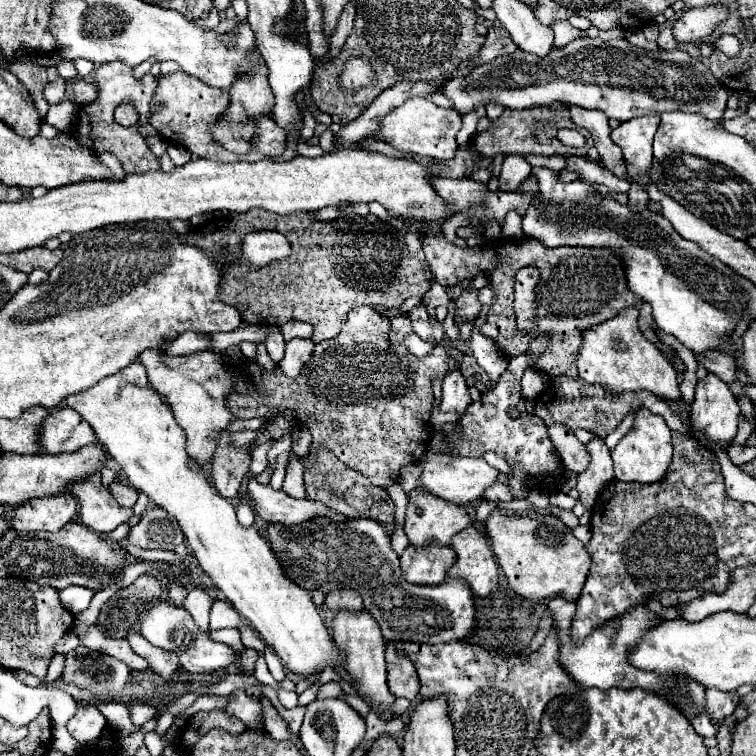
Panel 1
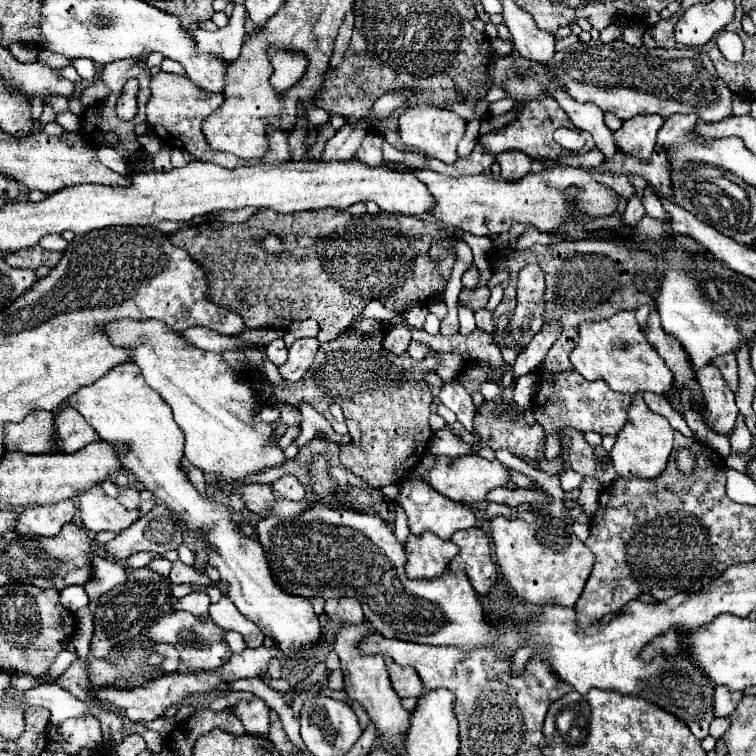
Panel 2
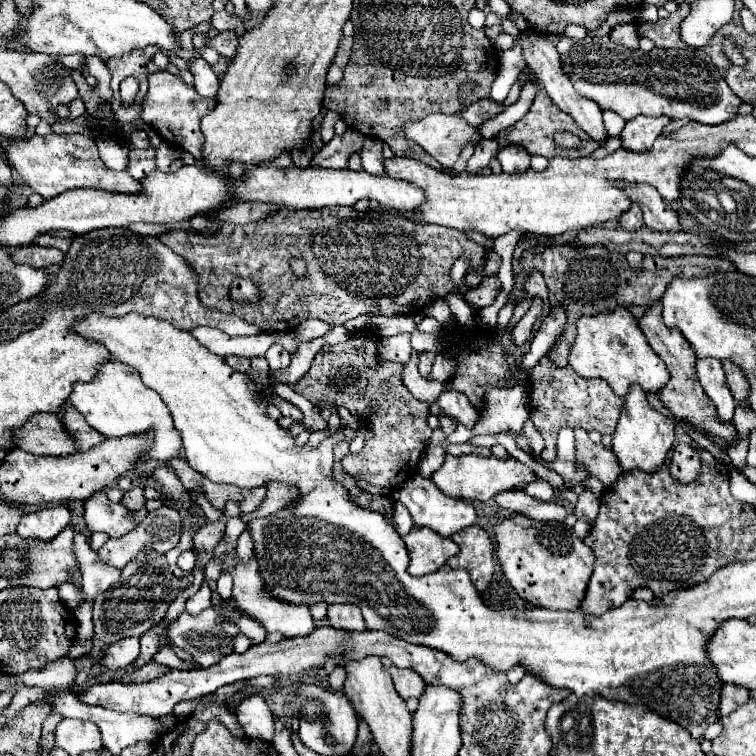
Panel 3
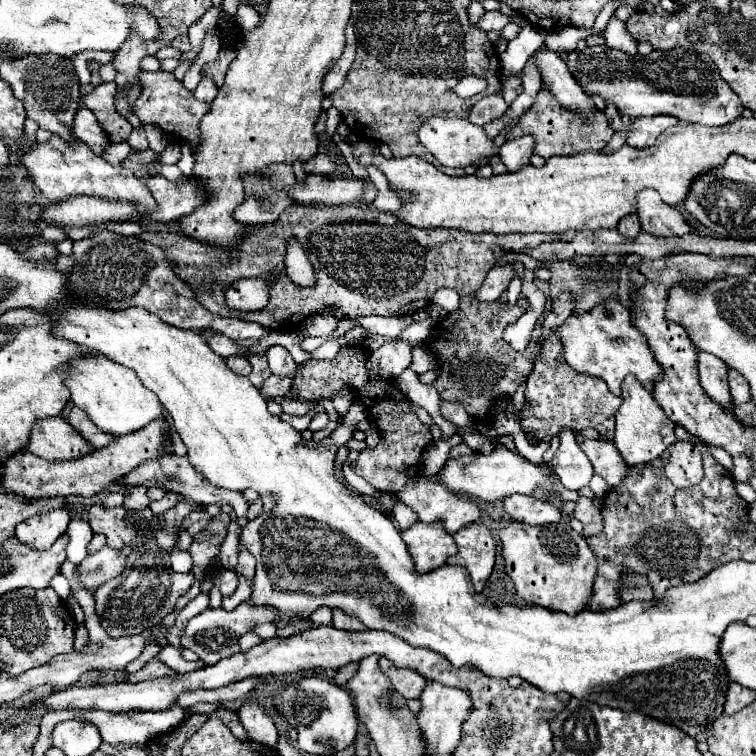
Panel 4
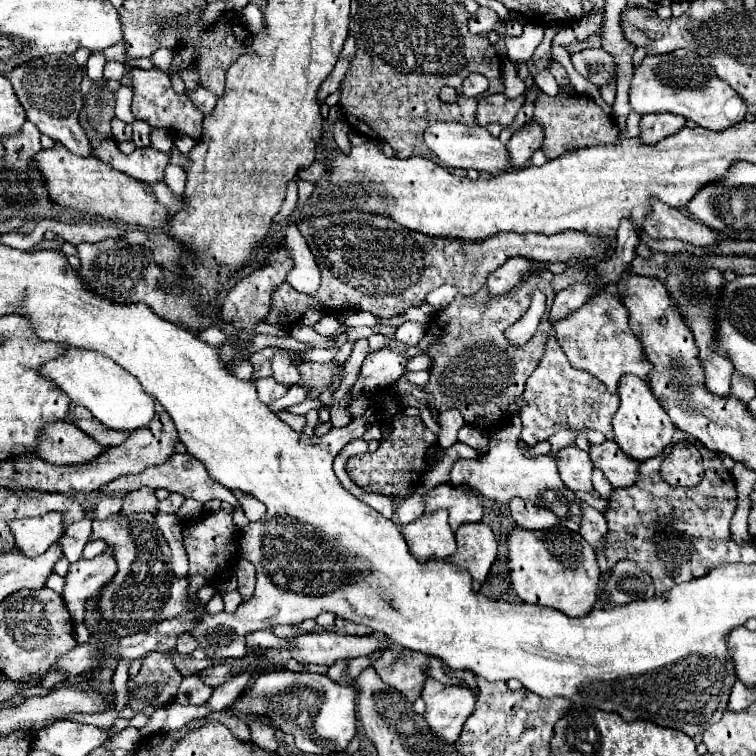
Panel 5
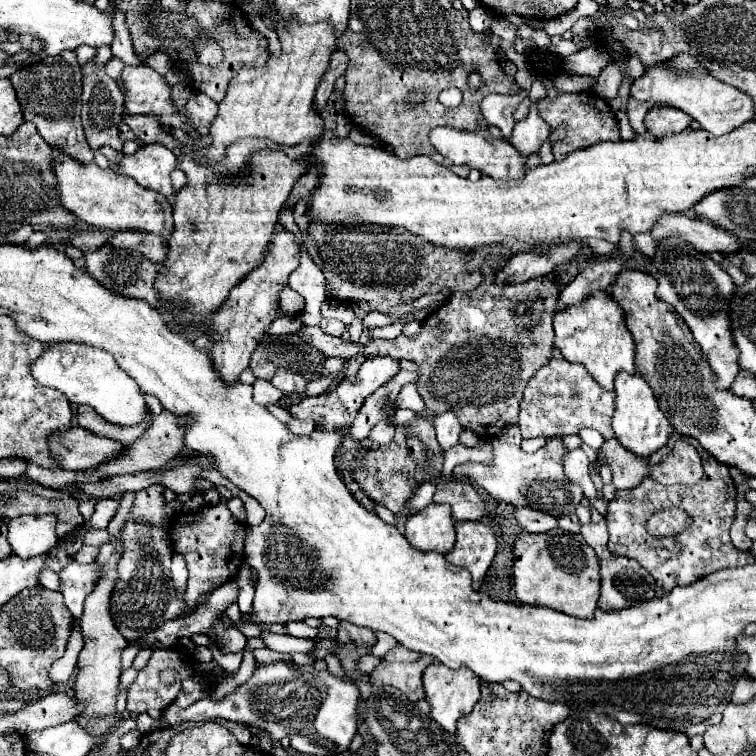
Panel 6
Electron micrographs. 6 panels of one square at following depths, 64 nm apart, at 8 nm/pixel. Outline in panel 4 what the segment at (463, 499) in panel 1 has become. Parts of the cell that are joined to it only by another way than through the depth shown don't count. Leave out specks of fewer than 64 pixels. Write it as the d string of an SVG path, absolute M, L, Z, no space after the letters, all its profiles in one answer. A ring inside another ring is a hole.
M496 440L496 450L492 454L474 452L472 456L460 456L456 460L448 460L446 466L440 472L440 482L452 492L468 494L472 498L482 498L486 502L504 500L504 498L508 498L512 494L532 496L538 488L542 488L544 492L550 494L550 498L546 502L550 502L552 506L556 506L564 514L564 500L558 494L558 490L554 488L552 476L554 476L554 472L546 462L542 462L542 464L528 462L526 458L518 456L516 452L512 452L510 448L506 448L504 444L500 444Z

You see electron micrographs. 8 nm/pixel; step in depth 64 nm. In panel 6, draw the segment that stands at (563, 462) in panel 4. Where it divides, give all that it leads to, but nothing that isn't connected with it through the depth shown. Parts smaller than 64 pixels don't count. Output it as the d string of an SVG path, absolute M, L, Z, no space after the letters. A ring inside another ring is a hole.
M576 448L564 456L564 472L566 472L568 480L572 480L574 484L578 484L584 490L584 496L588 500L598 498L598 492L588 476L588 458L582 448Z

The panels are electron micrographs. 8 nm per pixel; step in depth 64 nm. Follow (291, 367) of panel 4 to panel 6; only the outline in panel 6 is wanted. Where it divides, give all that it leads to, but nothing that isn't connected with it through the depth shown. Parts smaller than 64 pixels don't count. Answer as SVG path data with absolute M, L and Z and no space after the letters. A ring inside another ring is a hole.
M278 370L278 374L272 378L272 384L282 392L282 398L278 400L278 406L288 410L292 404L290 404L290 396L296 394L300 398L306 396L306 380L302 376L298 376L296 372L290 372L290 370Z

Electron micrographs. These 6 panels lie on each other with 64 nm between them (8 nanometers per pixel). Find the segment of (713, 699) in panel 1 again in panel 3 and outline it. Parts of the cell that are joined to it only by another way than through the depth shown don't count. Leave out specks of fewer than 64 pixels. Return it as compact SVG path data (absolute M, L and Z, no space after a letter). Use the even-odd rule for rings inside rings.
M732 684L722 686L722 700L720 700L720 714L728 716L734 712L740 704L746 704L750 700L750 690L746 688L734 688Z

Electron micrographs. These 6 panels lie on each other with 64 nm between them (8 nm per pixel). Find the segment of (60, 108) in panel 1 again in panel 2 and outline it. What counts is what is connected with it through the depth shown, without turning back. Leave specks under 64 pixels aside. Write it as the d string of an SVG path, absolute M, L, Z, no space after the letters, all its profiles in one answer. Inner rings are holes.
M72 112L58 114L56 122L58 122L64 130L68 130L68 132L72 132L72 130L80 130L80 118L78 118L78 116L74 116Z

